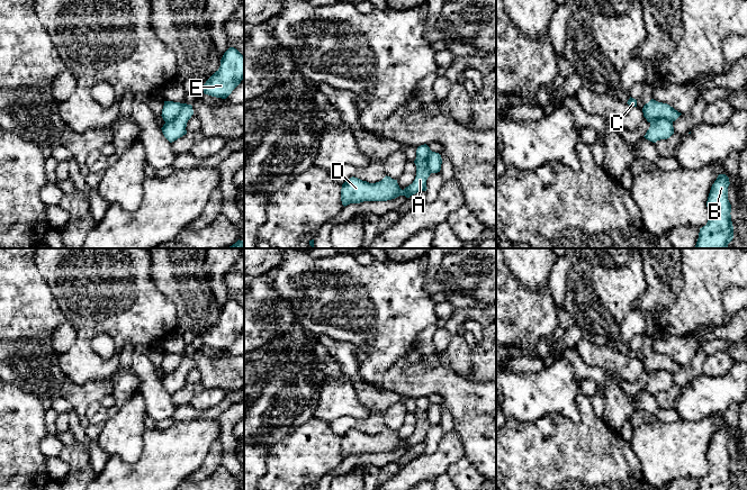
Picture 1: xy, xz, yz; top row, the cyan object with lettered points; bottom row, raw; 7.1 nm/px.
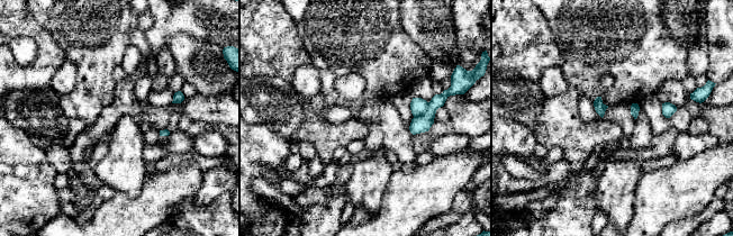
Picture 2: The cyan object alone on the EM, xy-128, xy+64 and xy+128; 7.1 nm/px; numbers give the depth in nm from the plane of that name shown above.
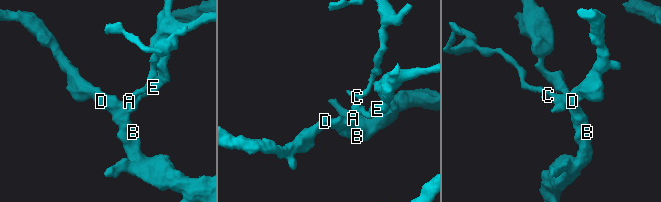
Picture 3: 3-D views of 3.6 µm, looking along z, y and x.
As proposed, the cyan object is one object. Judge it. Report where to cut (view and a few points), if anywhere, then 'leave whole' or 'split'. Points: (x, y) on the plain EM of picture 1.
xy (183, 355), (180, 364), (165, 374) | split

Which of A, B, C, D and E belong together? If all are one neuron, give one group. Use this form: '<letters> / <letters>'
A B C D / E

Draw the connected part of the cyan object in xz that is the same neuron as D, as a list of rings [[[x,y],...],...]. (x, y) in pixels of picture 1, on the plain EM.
[[[424,396],[417,399],[416,410],[416,428],[412,436],[402,442],[397,432],[385,428],[381,433],[369,435],[358,429],[350,429],[342,436],[341,453],[345,459],[350,455],[360,455],[363,453],[387,453],[399,447],[410,450],[411,447],[426,443],[426,432],[432,425],[428,419],[426,412],[432,402]]]

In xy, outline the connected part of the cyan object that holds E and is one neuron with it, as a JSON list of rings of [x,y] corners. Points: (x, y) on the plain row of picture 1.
[[[230,299],[220,311],[219,320],[204,336],[204,345],[226,351],[244,330],[244,308]]]

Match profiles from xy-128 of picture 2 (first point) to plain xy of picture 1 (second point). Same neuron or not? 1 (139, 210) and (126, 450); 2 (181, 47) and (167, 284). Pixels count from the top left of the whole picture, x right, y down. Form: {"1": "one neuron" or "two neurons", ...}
{"1": "two neurons", "2": "one neuron"}

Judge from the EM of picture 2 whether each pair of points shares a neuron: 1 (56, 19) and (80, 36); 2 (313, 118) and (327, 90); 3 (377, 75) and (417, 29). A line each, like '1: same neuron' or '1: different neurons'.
1: same neuron
2: different neurons
3: different neurons

